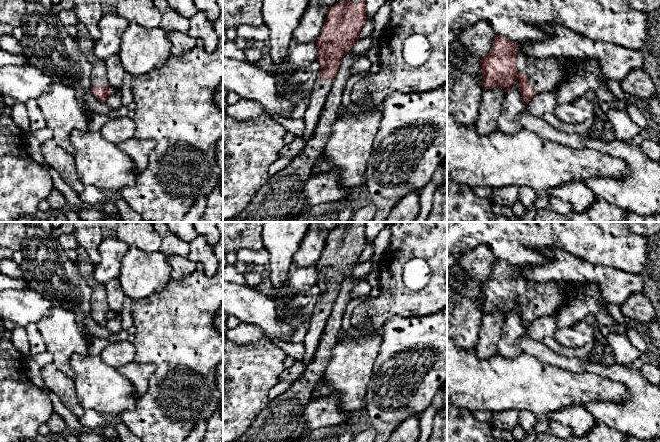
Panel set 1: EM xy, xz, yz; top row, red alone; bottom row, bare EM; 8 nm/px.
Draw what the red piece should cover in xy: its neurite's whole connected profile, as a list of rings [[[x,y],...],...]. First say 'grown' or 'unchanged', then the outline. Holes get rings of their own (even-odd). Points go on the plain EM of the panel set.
unchanged; [[[109,309],[94,311],[94,312],[91,312],[90,314],[92,319],[96,321],[100,326],[103,326],[103,327],[107,326],[107,323],[111,315],[112,314],[110,313]]]

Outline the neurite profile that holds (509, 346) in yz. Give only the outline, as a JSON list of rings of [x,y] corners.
[[[518,303],[506,317],[503,331],[498,343],[498,353],[506,358],[513,359],[523,353],[520,339],[527,335],[519,313]]]

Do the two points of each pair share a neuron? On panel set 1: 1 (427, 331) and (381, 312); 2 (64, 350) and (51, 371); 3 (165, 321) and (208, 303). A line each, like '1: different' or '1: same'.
1: different
2: different
3: same

